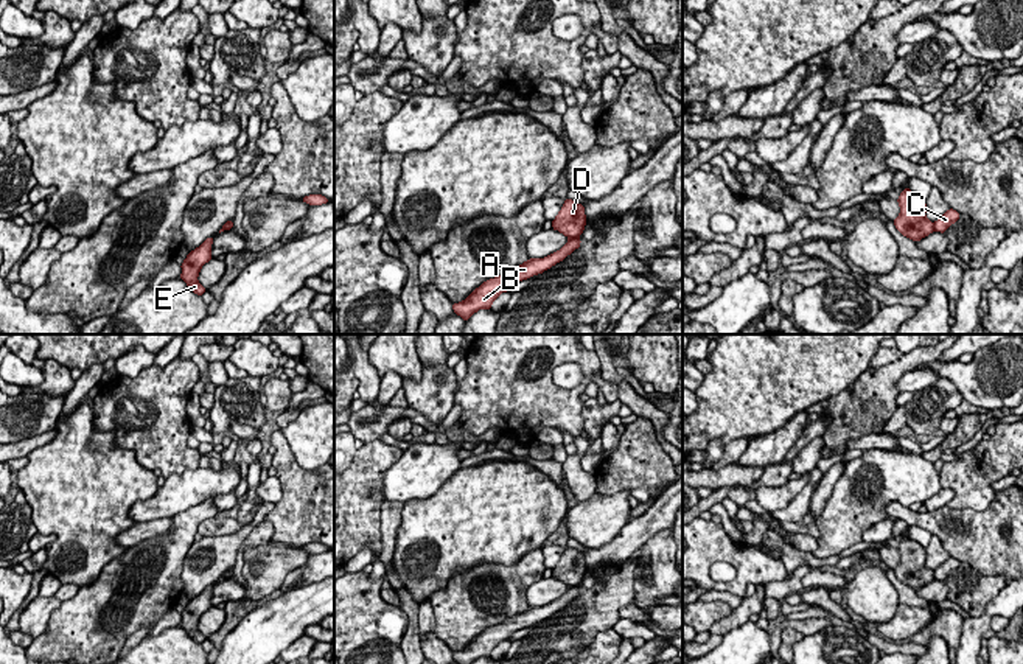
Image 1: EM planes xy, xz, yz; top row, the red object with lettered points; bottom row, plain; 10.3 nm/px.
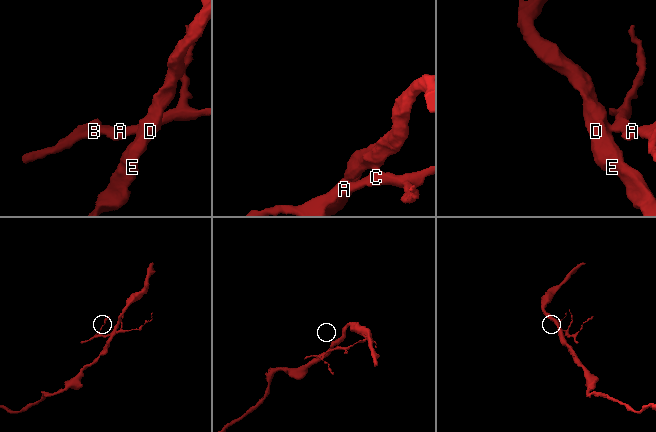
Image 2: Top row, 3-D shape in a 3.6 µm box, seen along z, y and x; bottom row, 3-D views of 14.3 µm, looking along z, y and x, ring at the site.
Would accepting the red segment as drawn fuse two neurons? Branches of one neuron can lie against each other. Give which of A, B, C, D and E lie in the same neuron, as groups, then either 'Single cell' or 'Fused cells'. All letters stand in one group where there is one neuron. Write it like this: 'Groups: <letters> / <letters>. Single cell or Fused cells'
Groups: A B C / D E. Fused cells

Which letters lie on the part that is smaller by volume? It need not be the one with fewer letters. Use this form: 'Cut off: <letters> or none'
Cut off: A, B, C

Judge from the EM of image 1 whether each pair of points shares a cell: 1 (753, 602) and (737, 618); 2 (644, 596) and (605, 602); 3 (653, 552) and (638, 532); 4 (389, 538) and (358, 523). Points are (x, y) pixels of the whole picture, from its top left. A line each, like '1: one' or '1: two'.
1: one
2: two
3: two
4: two

